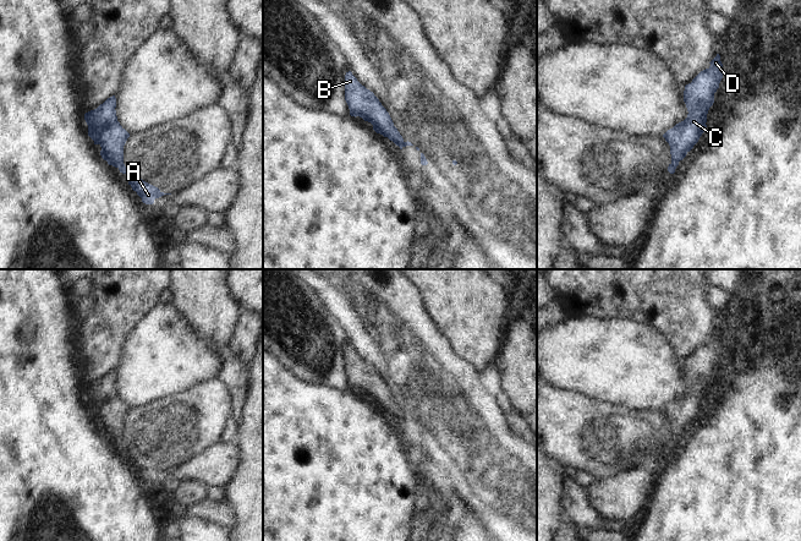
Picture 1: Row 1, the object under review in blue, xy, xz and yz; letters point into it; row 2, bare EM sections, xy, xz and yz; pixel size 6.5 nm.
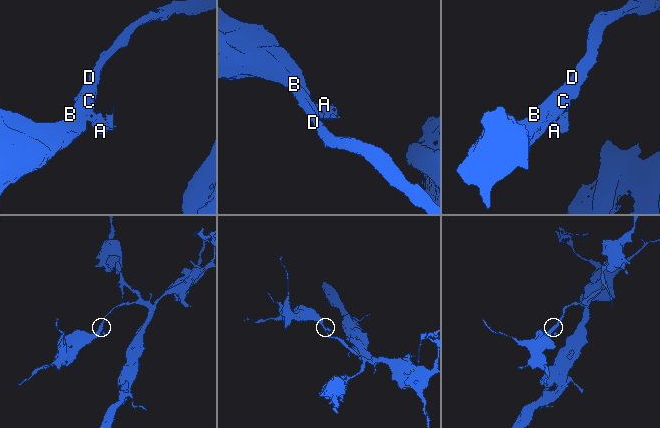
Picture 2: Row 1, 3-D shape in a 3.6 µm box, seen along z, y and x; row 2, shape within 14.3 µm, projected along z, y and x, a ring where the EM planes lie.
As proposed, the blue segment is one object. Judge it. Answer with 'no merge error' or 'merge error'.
merge error

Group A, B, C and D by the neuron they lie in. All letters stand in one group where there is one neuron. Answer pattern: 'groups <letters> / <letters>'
groups A / B C D

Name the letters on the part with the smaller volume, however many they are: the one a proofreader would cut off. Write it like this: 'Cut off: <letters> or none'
Cut off: A

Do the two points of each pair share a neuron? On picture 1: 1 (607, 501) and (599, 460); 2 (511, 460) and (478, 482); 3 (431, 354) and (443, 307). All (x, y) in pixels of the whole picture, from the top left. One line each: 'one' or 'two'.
1: two
2: one
3: two

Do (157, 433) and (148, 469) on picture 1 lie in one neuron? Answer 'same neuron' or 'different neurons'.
same neuron

